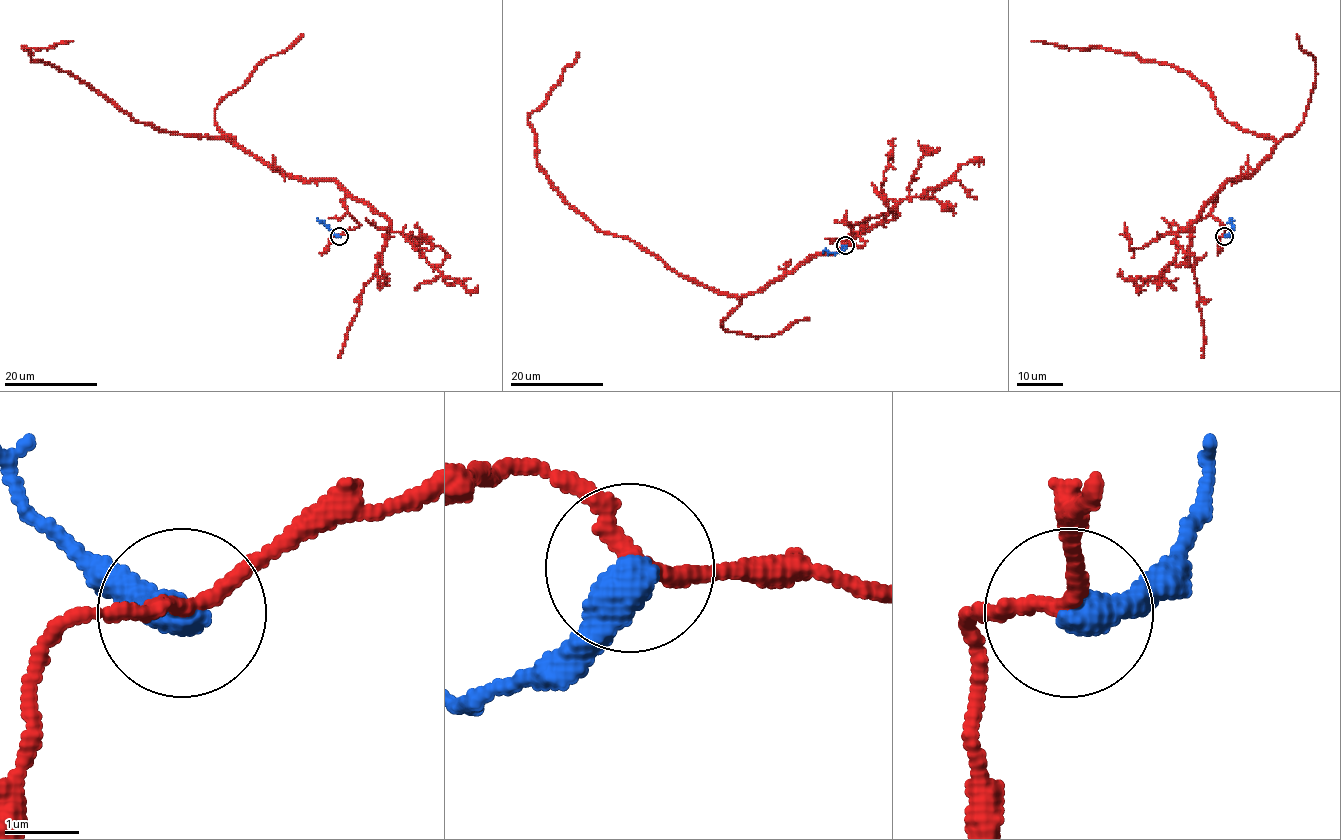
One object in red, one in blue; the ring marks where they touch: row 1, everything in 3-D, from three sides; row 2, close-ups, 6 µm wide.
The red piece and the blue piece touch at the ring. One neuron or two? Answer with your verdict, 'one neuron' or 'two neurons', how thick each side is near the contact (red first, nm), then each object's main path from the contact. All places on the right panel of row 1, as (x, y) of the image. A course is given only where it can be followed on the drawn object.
two neurons | 200/500 nm | red via (1224, 236), (1211, 215), (1216, 193), (1248, 175), (1273, 138), (1230, 123), (1209, 89), (1167, 64), (1032, 40) | blue via (1224, 236), (1231, 232), (1231, 218)

